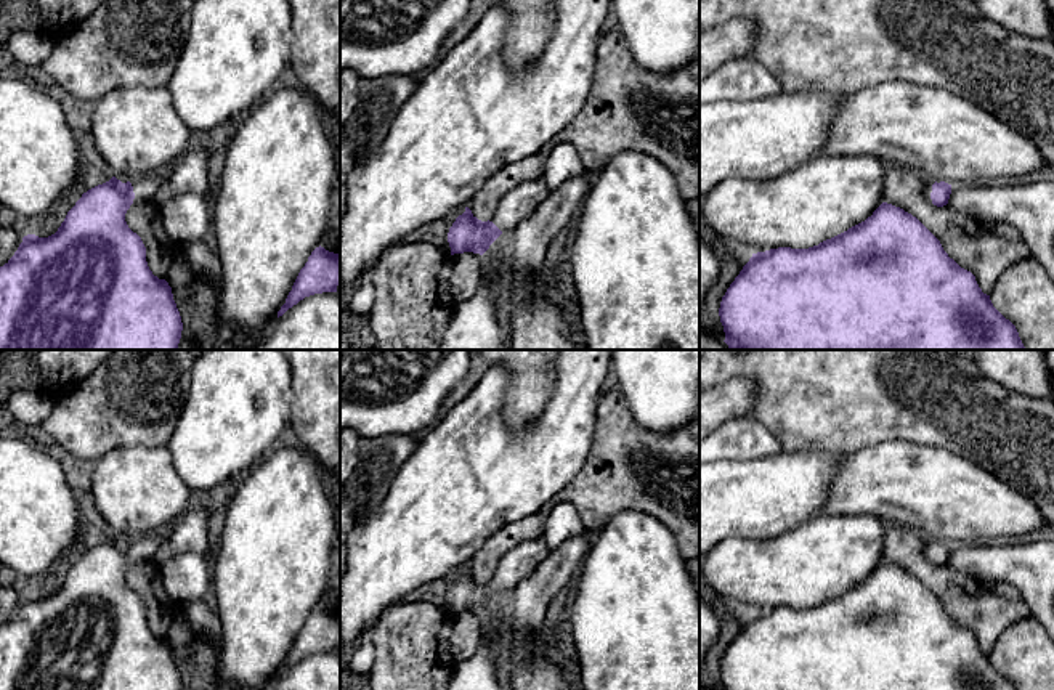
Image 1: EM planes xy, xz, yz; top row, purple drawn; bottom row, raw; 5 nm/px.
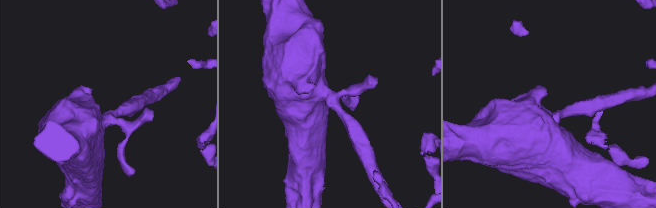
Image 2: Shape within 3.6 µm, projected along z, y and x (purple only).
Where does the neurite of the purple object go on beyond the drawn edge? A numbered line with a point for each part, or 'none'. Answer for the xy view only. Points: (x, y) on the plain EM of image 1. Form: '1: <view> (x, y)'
1: xy (146, 547)

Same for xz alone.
1: xz (518, 564)

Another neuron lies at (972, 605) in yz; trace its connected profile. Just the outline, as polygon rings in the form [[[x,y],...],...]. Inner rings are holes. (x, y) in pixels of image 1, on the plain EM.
[[[887,525],[884,562],[916,576],[940,600],[948,616],[971,631],[982,651],[990,655],[1009,626],[1030,616],[1028,607],[1022,599],[1004,599],[948,565],[930,563],[922,550],[924,541],[914,530]]]

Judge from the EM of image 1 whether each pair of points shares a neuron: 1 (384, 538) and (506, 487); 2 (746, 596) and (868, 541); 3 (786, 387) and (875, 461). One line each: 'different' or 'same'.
1: same
2: same
3: different

